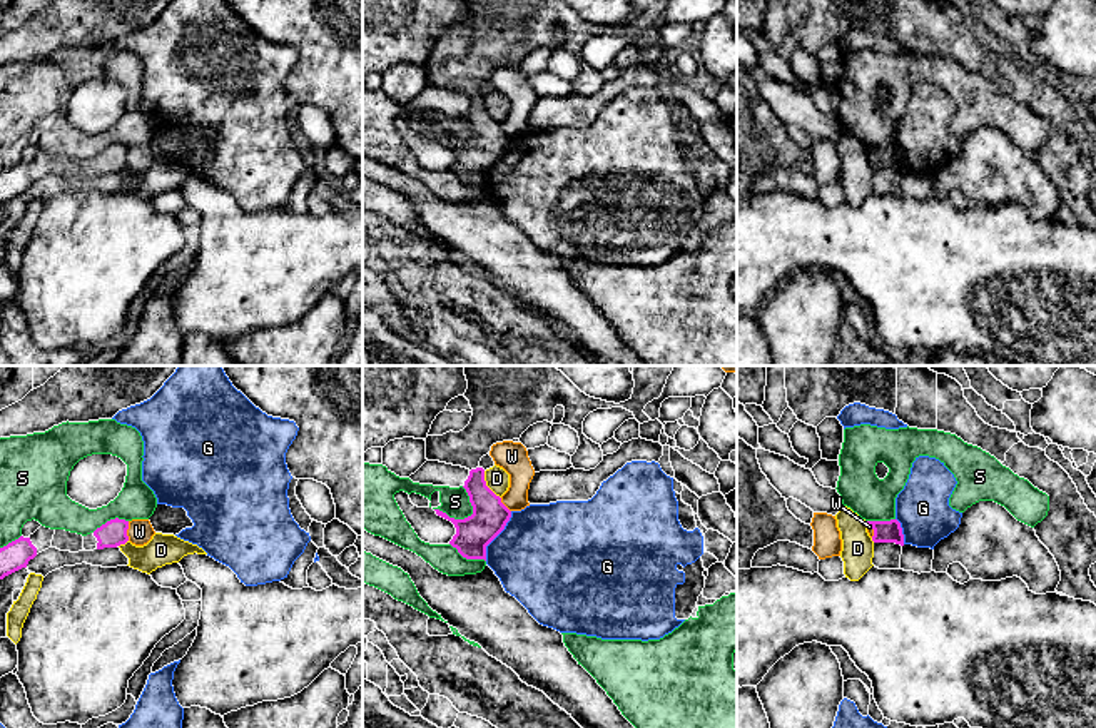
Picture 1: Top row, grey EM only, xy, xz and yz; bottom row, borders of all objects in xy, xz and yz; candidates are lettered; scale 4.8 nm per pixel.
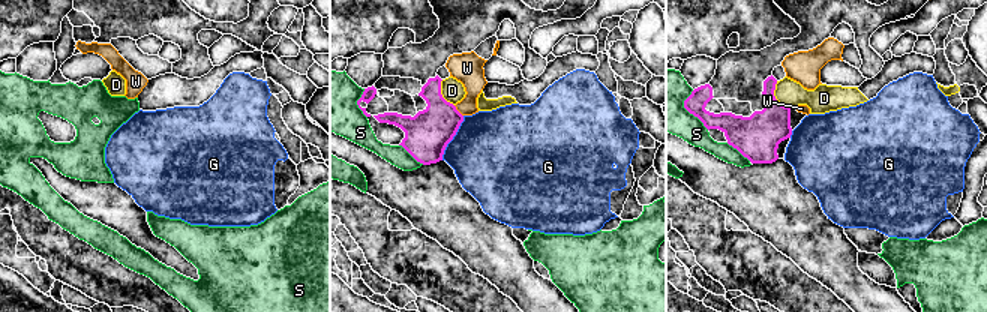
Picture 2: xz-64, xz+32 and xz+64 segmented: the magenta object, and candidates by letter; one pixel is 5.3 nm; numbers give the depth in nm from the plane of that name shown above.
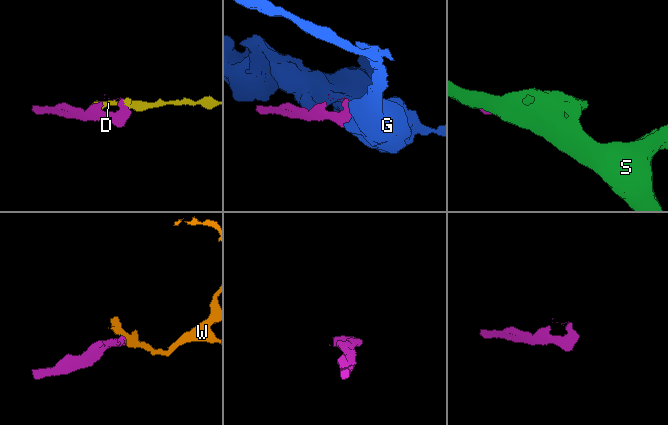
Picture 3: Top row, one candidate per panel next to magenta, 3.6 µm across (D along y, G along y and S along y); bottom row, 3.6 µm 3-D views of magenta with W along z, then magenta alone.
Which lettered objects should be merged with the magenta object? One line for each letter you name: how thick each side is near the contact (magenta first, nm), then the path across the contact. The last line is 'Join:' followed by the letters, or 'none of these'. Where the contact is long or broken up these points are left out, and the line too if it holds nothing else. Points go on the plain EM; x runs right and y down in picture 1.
Join: none of these

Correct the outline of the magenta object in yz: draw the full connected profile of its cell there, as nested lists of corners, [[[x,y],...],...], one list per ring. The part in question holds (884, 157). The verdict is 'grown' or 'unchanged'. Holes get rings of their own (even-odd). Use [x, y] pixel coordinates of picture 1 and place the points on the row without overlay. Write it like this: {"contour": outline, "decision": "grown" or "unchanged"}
{"contour": [[[897,145],[867,147],[867,149],[874,155],[874,162],[872,162],[874,169],[896,169],[904,172],[904,160],[902,160],[901,149]]], "decision": "unchanged"}

